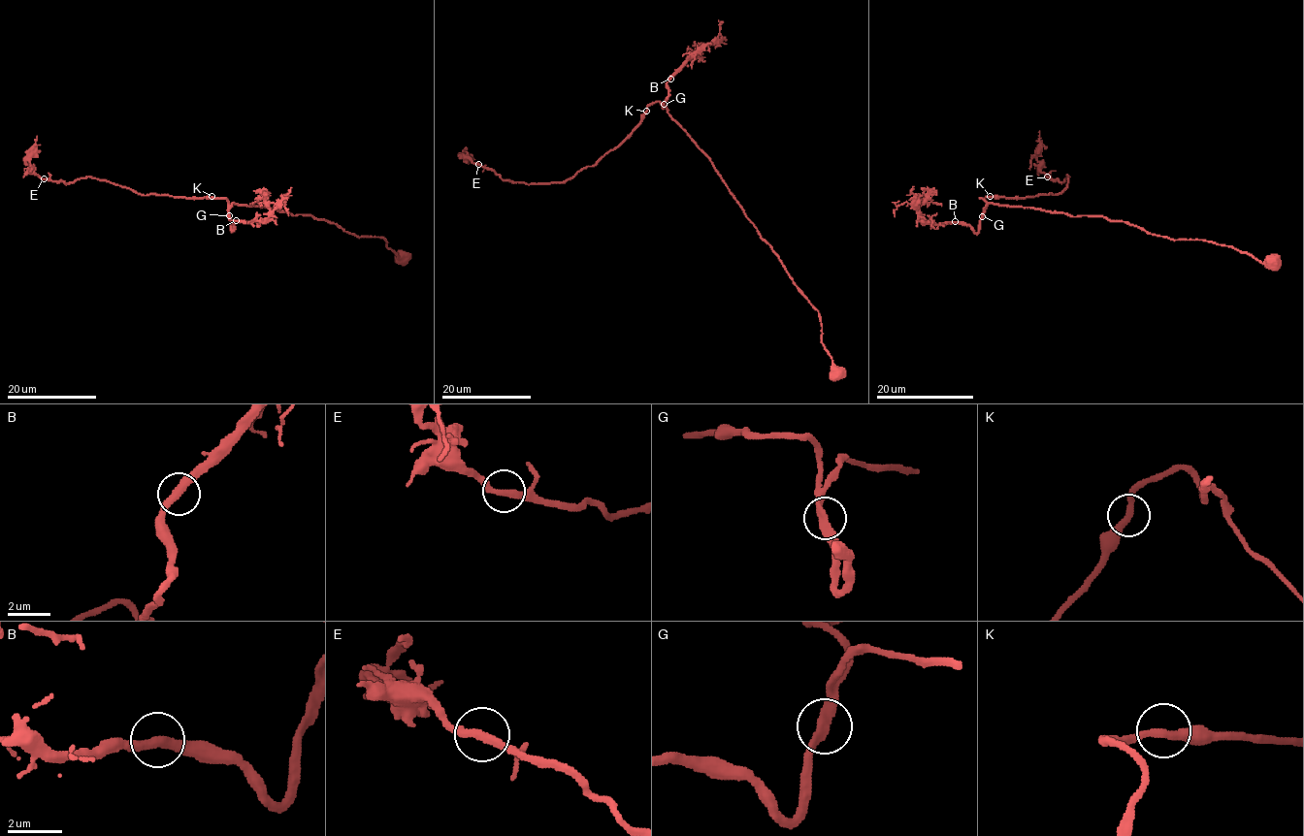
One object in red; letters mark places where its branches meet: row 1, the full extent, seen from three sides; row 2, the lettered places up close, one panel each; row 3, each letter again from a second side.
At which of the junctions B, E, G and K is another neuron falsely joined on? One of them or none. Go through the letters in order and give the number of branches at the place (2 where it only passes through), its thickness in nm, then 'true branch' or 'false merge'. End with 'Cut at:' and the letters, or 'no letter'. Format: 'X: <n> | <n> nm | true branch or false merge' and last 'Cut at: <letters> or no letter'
B: 2 | 360 nm | true branch
E: 2 | 300 nm | true branch
G: 2 | 340 nm | true branch
K: 2 | 320 nm | true branch
Cut at: no letter

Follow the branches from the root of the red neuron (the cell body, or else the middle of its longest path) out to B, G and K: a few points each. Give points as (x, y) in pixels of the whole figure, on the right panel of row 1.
B: (1006, 206), (989, 204), (977, 233), (968, 225), (955, 221)
G: (1006, 206), (989, 204), (983, 216)
K: (1006, 206), (985, 206), (987, 204), (979, 199), (990, 196)

